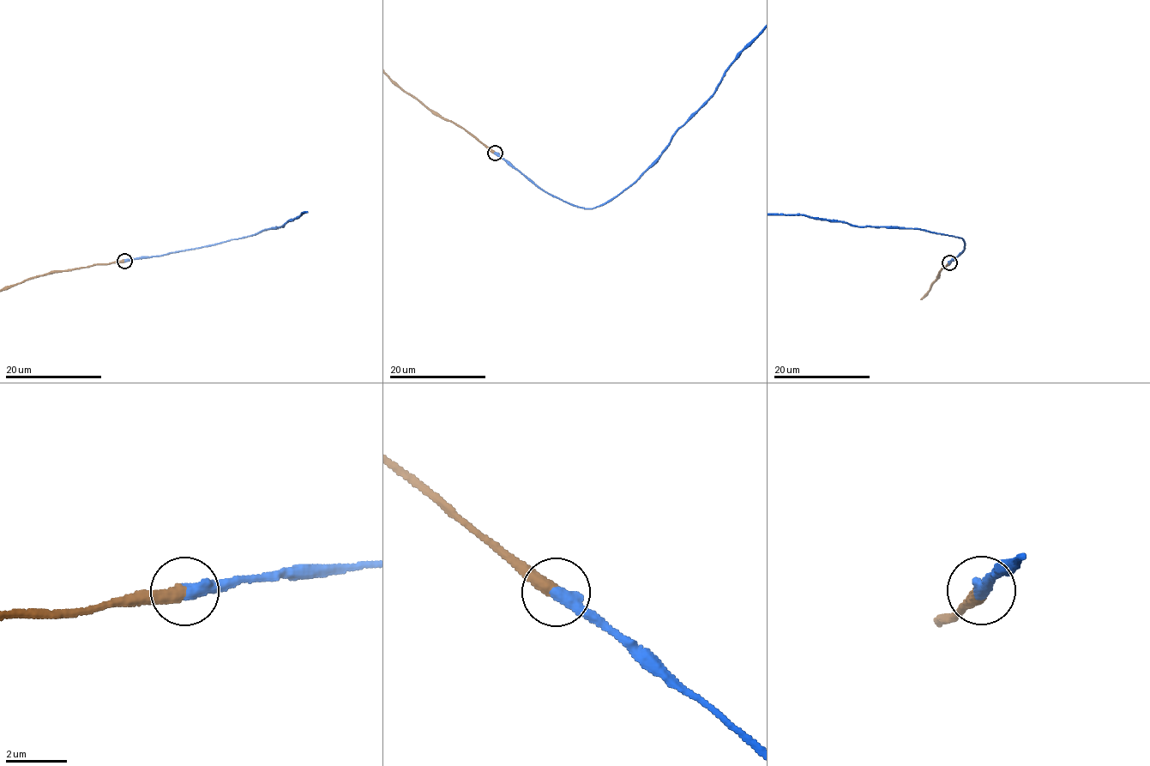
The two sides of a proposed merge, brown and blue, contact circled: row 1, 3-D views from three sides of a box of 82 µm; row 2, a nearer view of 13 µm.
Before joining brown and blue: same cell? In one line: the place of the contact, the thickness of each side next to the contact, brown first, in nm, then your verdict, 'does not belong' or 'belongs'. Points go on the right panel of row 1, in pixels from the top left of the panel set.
place (949, 262); calibres 420 and 460 nm; belongs

